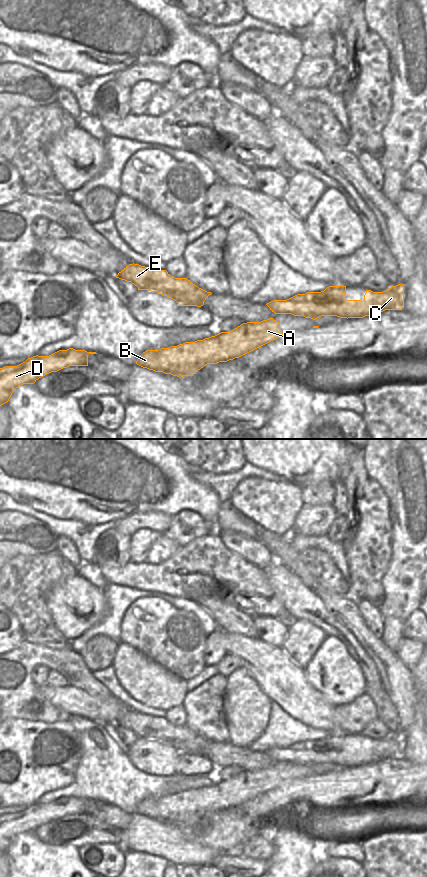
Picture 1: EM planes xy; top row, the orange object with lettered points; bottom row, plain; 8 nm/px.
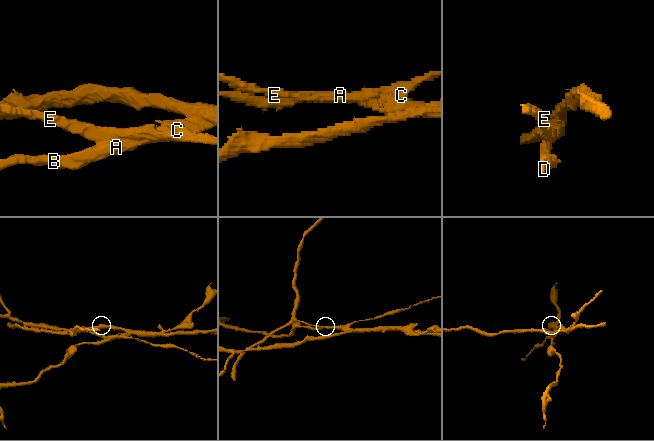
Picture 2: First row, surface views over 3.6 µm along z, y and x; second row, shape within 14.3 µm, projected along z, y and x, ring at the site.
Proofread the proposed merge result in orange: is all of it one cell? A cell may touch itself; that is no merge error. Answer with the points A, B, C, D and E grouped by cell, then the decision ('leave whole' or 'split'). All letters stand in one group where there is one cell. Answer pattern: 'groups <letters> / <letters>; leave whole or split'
groups A B D / C E; split

